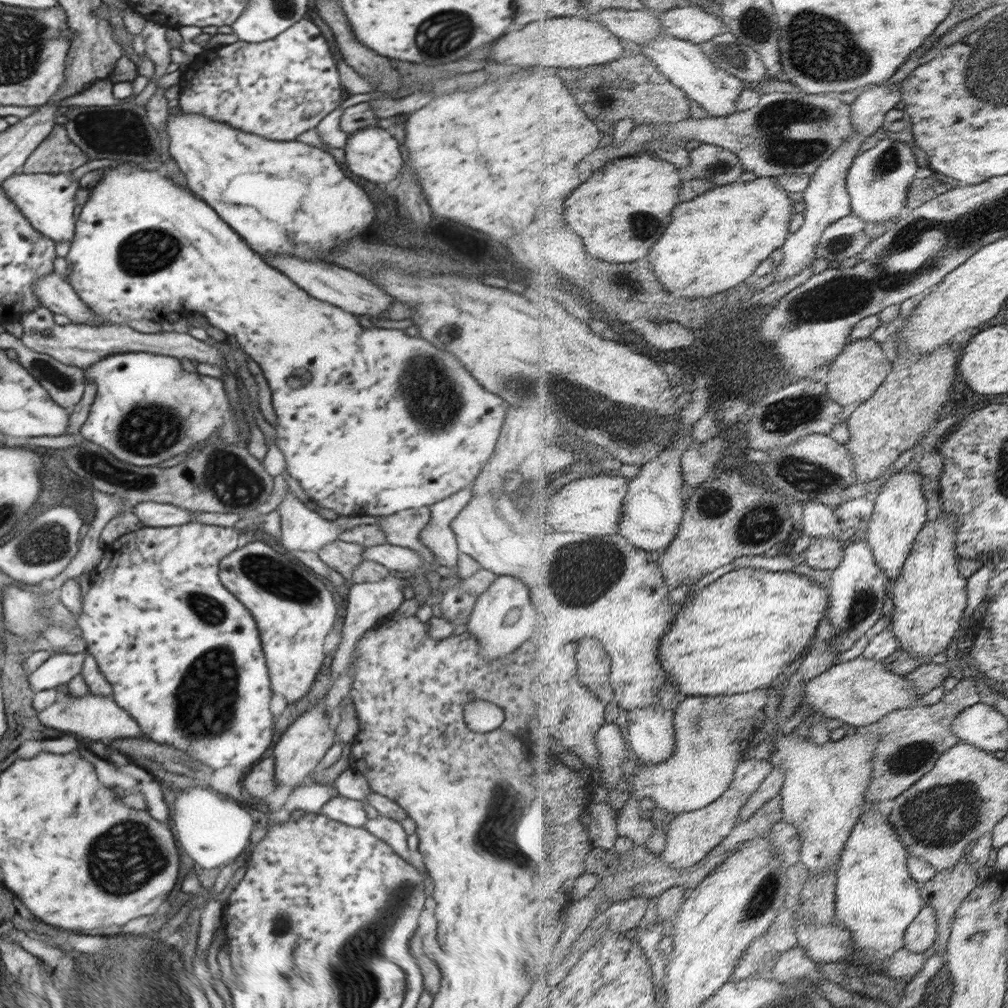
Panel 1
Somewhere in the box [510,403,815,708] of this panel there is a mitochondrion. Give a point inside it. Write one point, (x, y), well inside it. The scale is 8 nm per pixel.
(583, 571)

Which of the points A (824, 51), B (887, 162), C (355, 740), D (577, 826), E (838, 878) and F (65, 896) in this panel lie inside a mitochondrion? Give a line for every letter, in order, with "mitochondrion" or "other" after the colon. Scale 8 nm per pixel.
A: mitochondrion
B: mitochondrion
C: other
D: other
E: other
F: other

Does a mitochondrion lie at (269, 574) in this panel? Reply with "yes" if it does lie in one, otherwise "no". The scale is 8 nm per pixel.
yes

